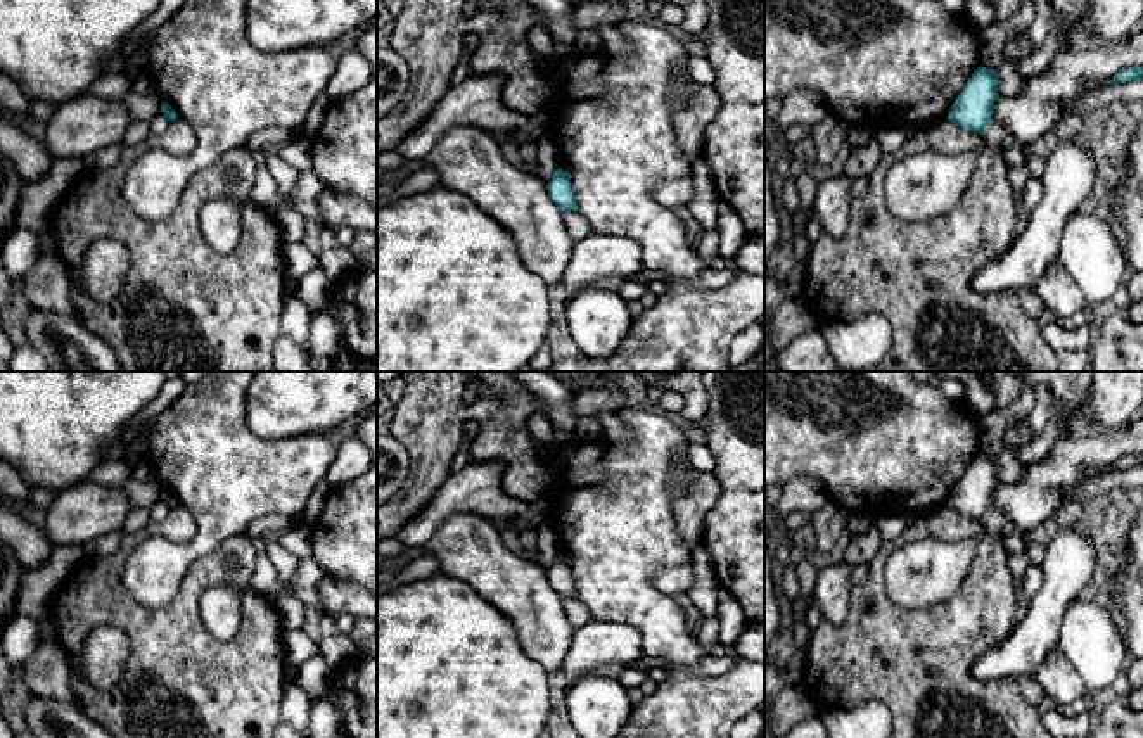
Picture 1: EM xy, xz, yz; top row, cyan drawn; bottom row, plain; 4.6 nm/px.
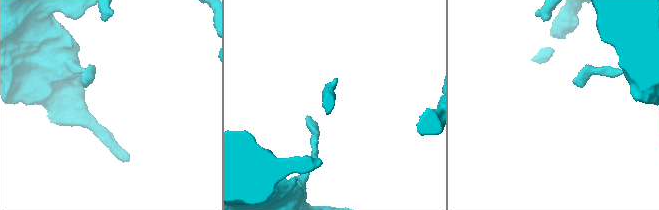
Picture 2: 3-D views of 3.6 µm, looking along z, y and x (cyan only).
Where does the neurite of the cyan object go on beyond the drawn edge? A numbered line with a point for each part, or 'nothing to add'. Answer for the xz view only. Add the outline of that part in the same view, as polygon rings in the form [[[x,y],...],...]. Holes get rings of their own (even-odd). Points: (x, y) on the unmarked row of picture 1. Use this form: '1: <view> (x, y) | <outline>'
nothing to add

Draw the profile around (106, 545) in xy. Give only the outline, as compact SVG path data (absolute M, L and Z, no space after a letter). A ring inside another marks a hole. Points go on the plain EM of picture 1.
M114 531L93 539L90 544L85 546L85 555L88 557L111 557L121 546L125 532Z

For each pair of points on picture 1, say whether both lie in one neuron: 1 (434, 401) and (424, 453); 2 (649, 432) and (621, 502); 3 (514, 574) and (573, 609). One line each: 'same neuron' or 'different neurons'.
1: same neuron
2: same neuron
3: different neurons

